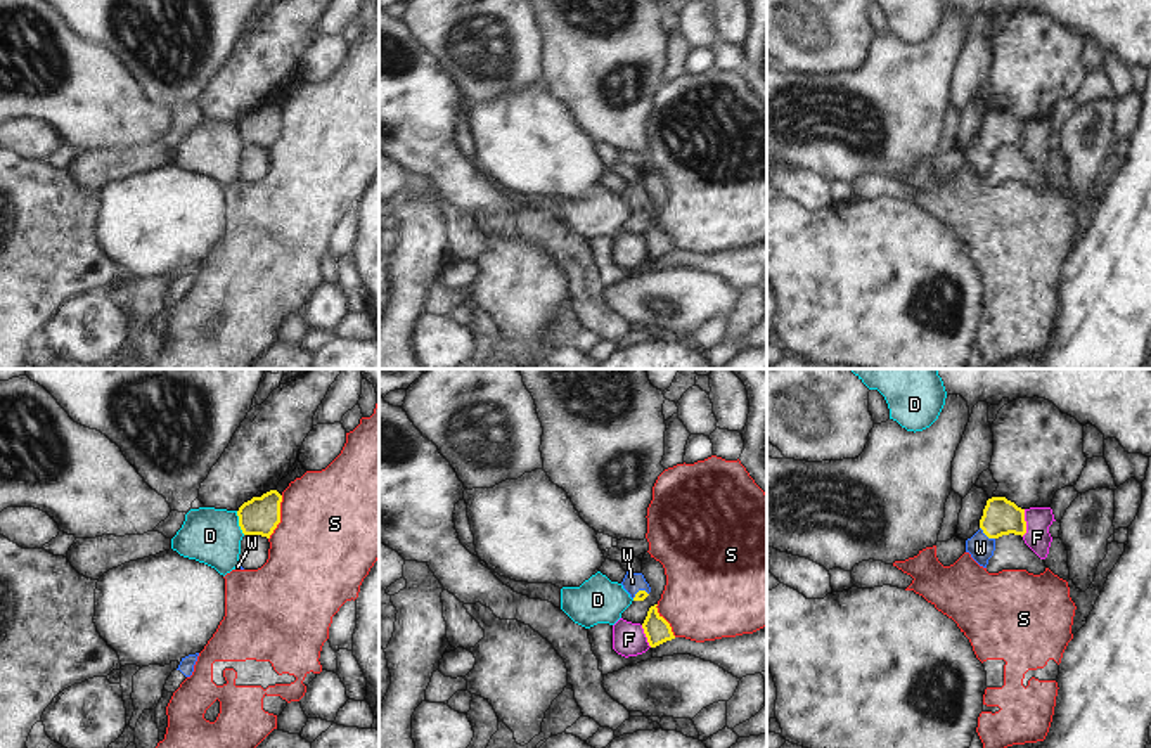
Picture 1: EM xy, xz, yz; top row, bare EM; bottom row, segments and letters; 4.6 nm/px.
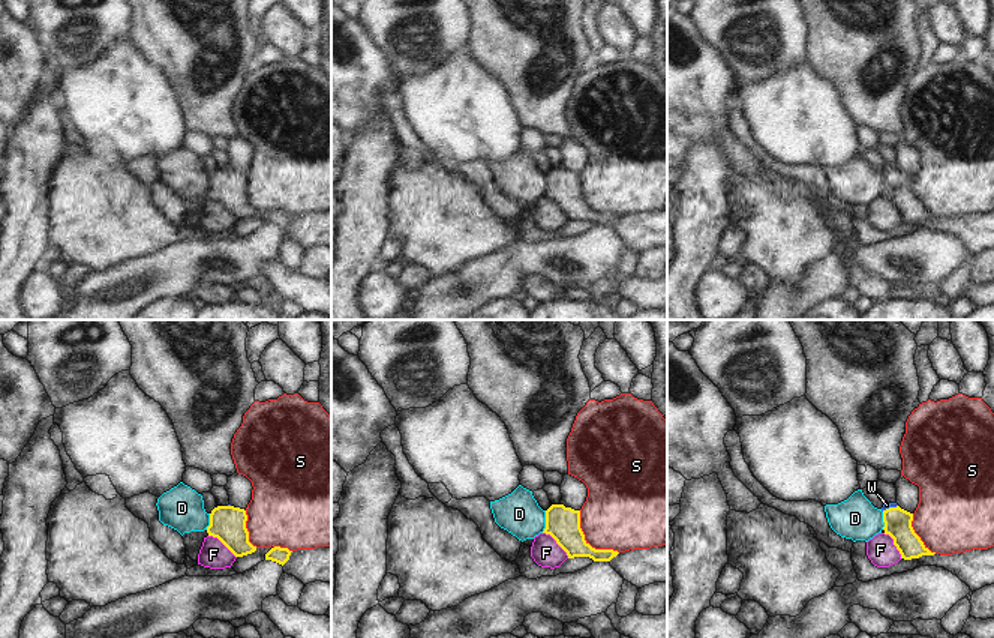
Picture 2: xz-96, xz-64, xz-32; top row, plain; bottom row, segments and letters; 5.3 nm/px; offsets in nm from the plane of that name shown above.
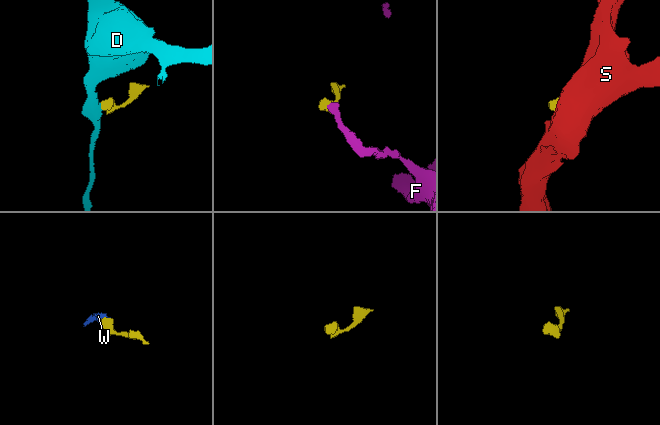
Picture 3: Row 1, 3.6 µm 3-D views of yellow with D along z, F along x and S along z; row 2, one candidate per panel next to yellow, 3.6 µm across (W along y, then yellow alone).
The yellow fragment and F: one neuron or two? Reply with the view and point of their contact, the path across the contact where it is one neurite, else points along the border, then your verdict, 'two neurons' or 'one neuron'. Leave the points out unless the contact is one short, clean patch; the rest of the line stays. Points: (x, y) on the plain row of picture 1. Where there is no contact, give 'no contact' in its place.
yz (1025, 135) | along yz (1025, 122), (1025, 144), (1022, 148) | two neurons

